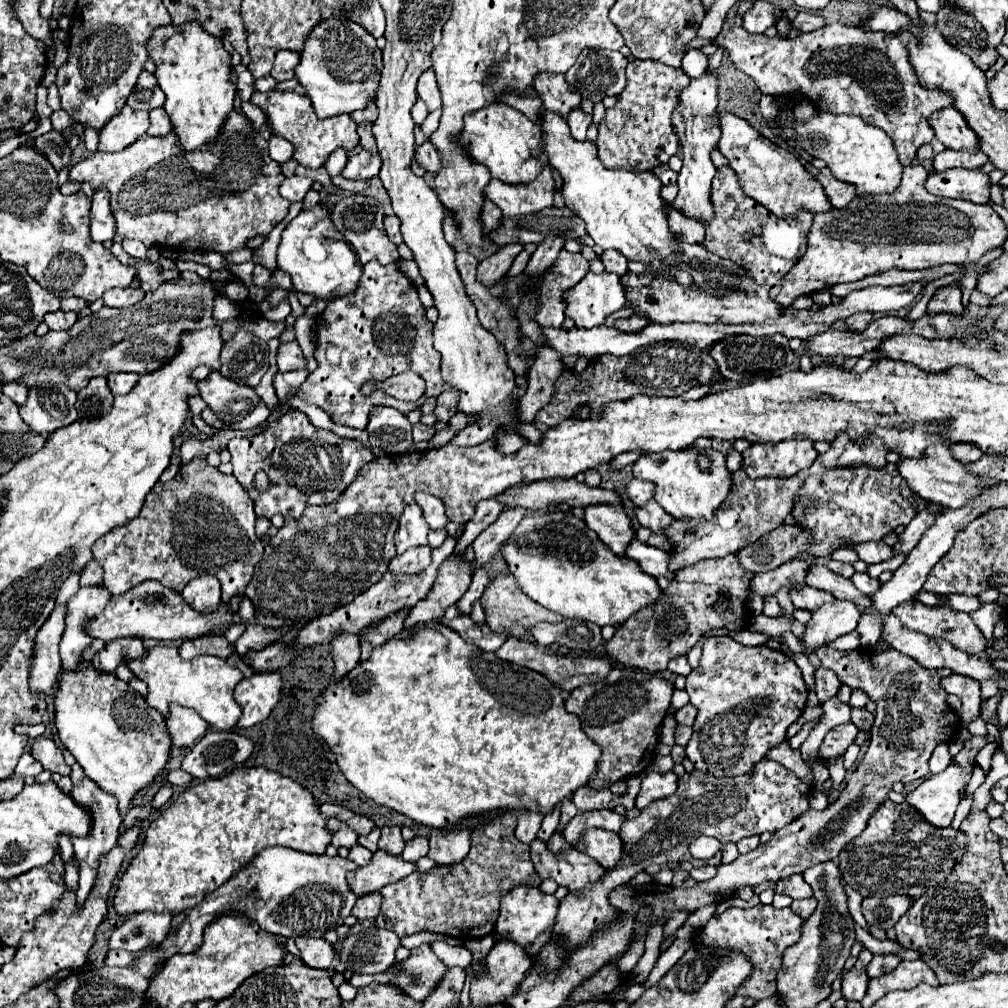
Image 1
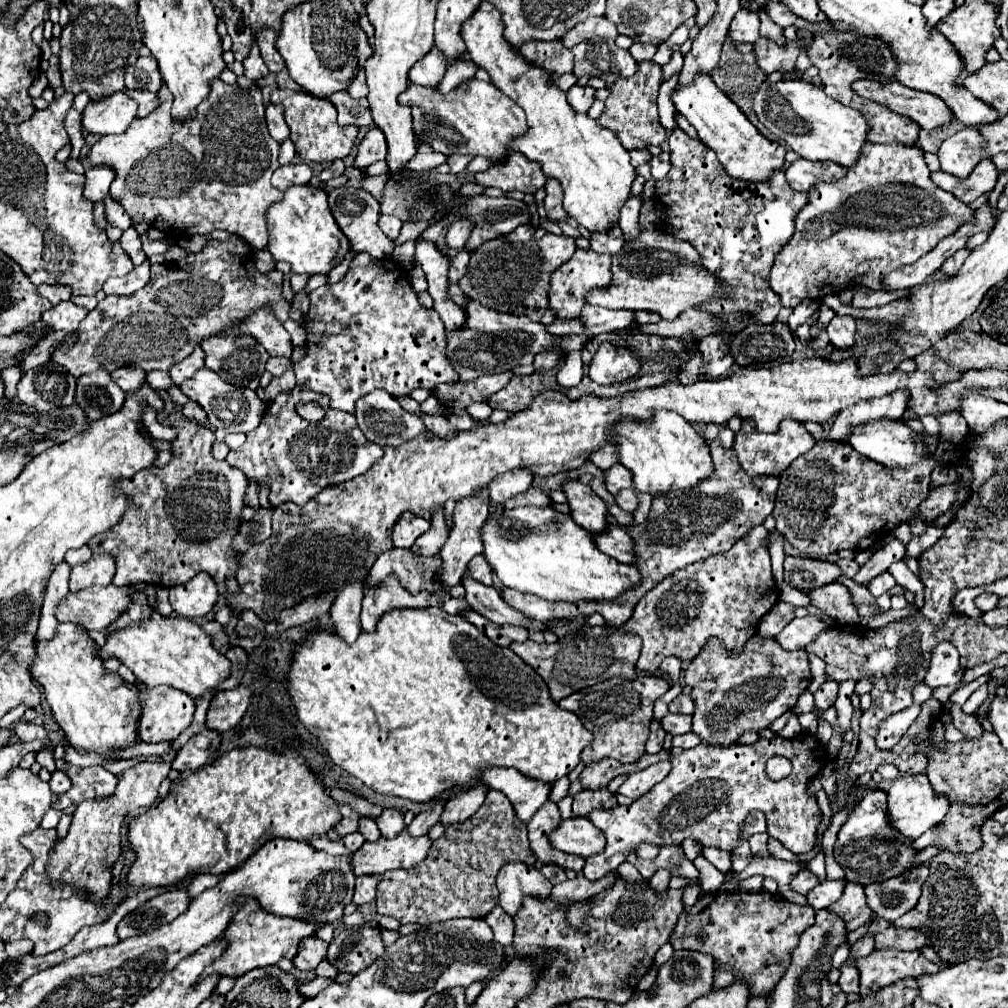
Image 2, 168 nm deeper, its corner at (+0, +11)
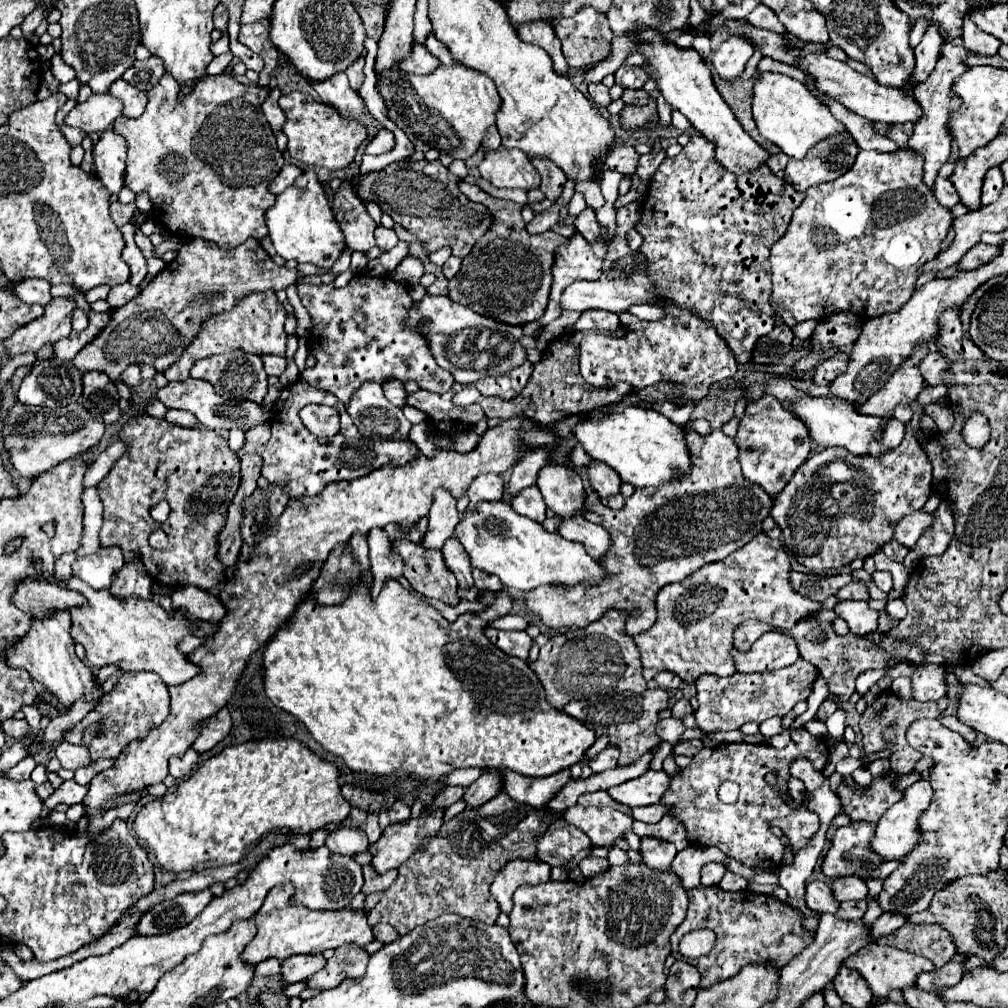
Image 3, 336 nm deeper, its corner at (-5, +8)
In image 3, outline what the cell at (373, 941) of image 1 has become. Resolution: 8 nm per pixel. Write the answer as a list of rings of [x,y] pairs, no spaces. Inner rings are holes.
[[[343,944],[335,950],[335,956],[327,960],[327,968],[307,980],[307,986],[327,990],[335,988],[347,978],[361,978],[367,970],[369,958],[371,956],[363,948],[355,944]]]

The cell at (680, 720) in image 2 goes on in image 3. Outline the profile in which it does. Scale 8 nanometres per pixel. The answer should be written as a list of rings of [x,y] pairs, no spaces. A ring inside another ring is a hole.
[[[667,718],[667,720],[661,720],[657,724],[657,734],[661,740],[667,740],[669,744],[677,744],[681,740],[681,734],[685,732],[685,724],[683,720],[677,720],[677,718]]]

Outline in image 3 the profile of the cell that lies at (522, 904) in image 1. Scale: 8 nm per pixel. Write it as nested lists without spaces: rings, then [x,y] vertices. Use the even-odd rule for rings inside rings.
[[[511,860],[491,884],[491,894],[499,902],[501,912],[509,914],[513,910],[513,894],[523,884],[539,884],[551,880],[551,866],[533,860]]]

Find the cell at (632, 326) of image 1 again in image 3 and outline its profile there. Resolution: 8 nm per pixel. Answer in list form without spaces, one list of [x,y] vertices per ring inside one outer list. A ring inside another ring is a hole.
[[[587,310],[579,316],[575,322],[575,330],[609,330],[617,332],[621,328],[621,320],[613,312],[603,312],[603,310]]]

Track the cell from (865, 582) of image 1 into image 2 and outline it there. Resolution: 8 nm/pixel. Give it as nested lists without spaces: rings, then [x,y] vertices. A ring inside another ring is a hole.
[[[886,571],[886,573],[882,573],[878,579],[874,579],[870,585],[868,585],[868,589],[874,593],[874,597],[878,597],[878,595],[882,595],[882,593],[886,593],[888,589],[892,589],[896,585],[896,581],[894,581],[894,577]]]

